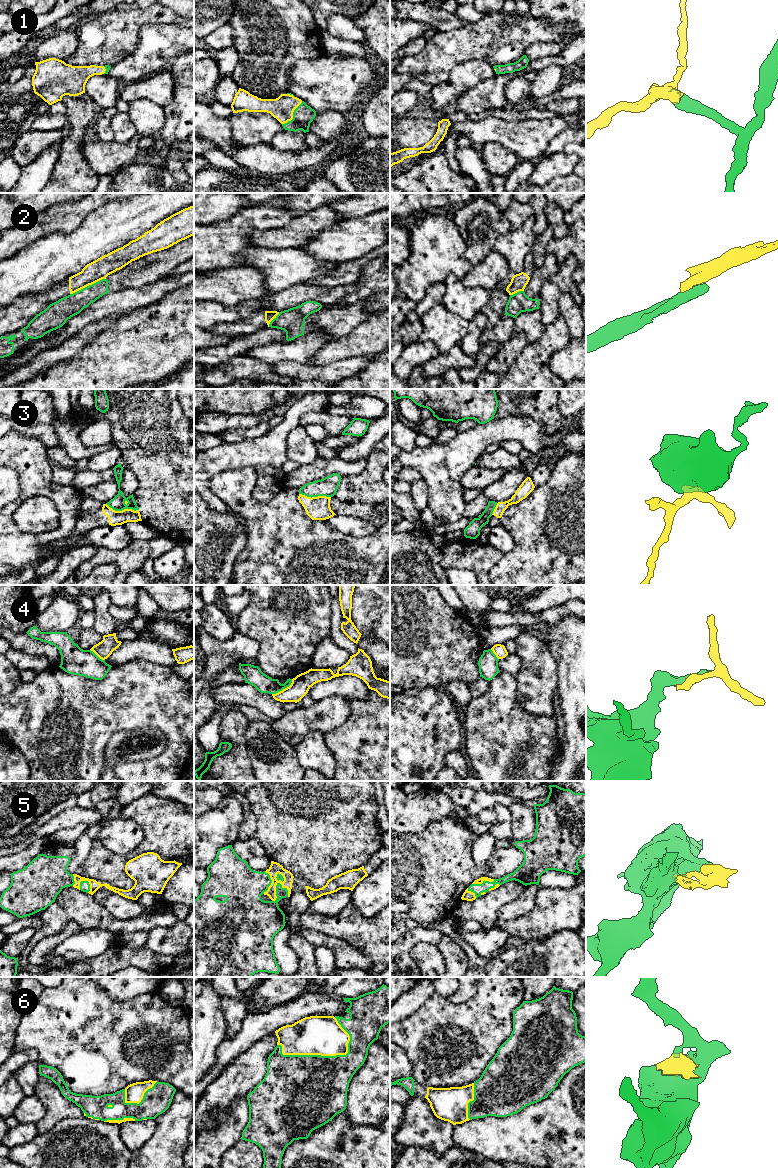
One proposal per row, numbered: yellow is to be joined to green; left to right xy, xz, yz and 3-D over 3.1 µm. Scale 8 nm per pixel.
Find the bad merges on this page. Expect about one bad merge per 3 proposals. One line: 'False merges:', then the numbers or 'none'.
False merges: 2, 3, 4

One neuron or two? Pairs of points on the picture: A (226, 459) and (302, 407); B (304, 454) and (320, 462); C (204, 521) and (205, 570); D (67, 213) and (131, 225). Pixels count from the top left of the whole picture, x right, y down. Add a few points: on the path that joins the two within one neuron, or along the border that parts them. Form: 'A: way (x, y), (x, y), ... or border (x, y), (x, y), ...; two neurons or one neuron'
A: way (245, 453), (257, 452), (262, 449), (285, 426); one neuron
B: border (318, 456), (312, 462), (301, 465); two neurons
C: way (204, 533), (204, 558); one neuron
D: border (105, 203), (93, 209), (73, 230), (68, 231); two neurons

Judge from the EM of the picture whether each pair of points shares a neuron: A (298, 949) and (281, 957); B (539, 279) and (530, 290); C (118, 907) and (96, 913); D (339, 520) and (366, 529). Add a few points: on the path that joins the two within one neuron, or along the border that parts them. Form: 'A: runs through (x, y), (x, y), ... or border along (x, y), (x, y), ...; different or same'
A: border along (292, 933), (288, 945), (296, 955), (298, 966); different
B: runs through (536, 282), (533, 287); same
C: border along (92, 895), (115, 917), (127, 920); different
D: runs through (346, 525), (359, 528); same

